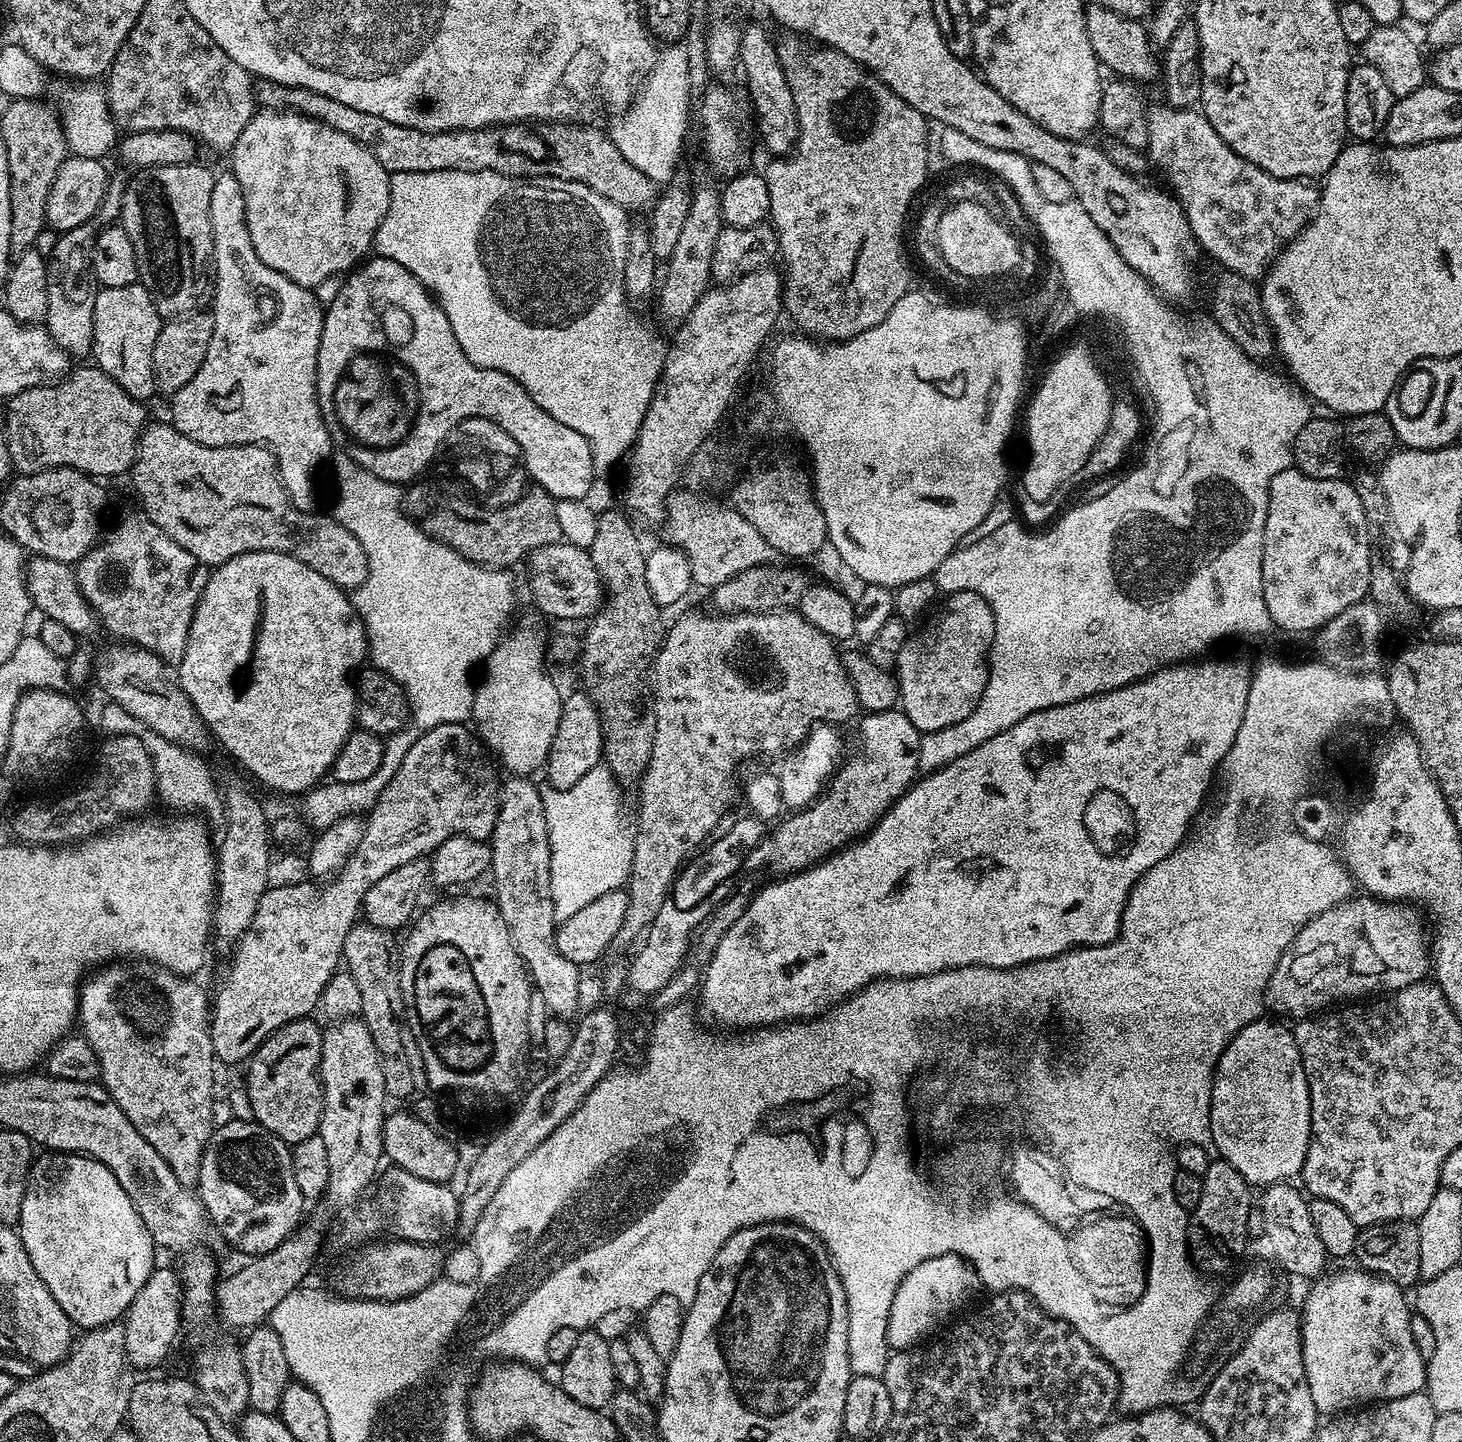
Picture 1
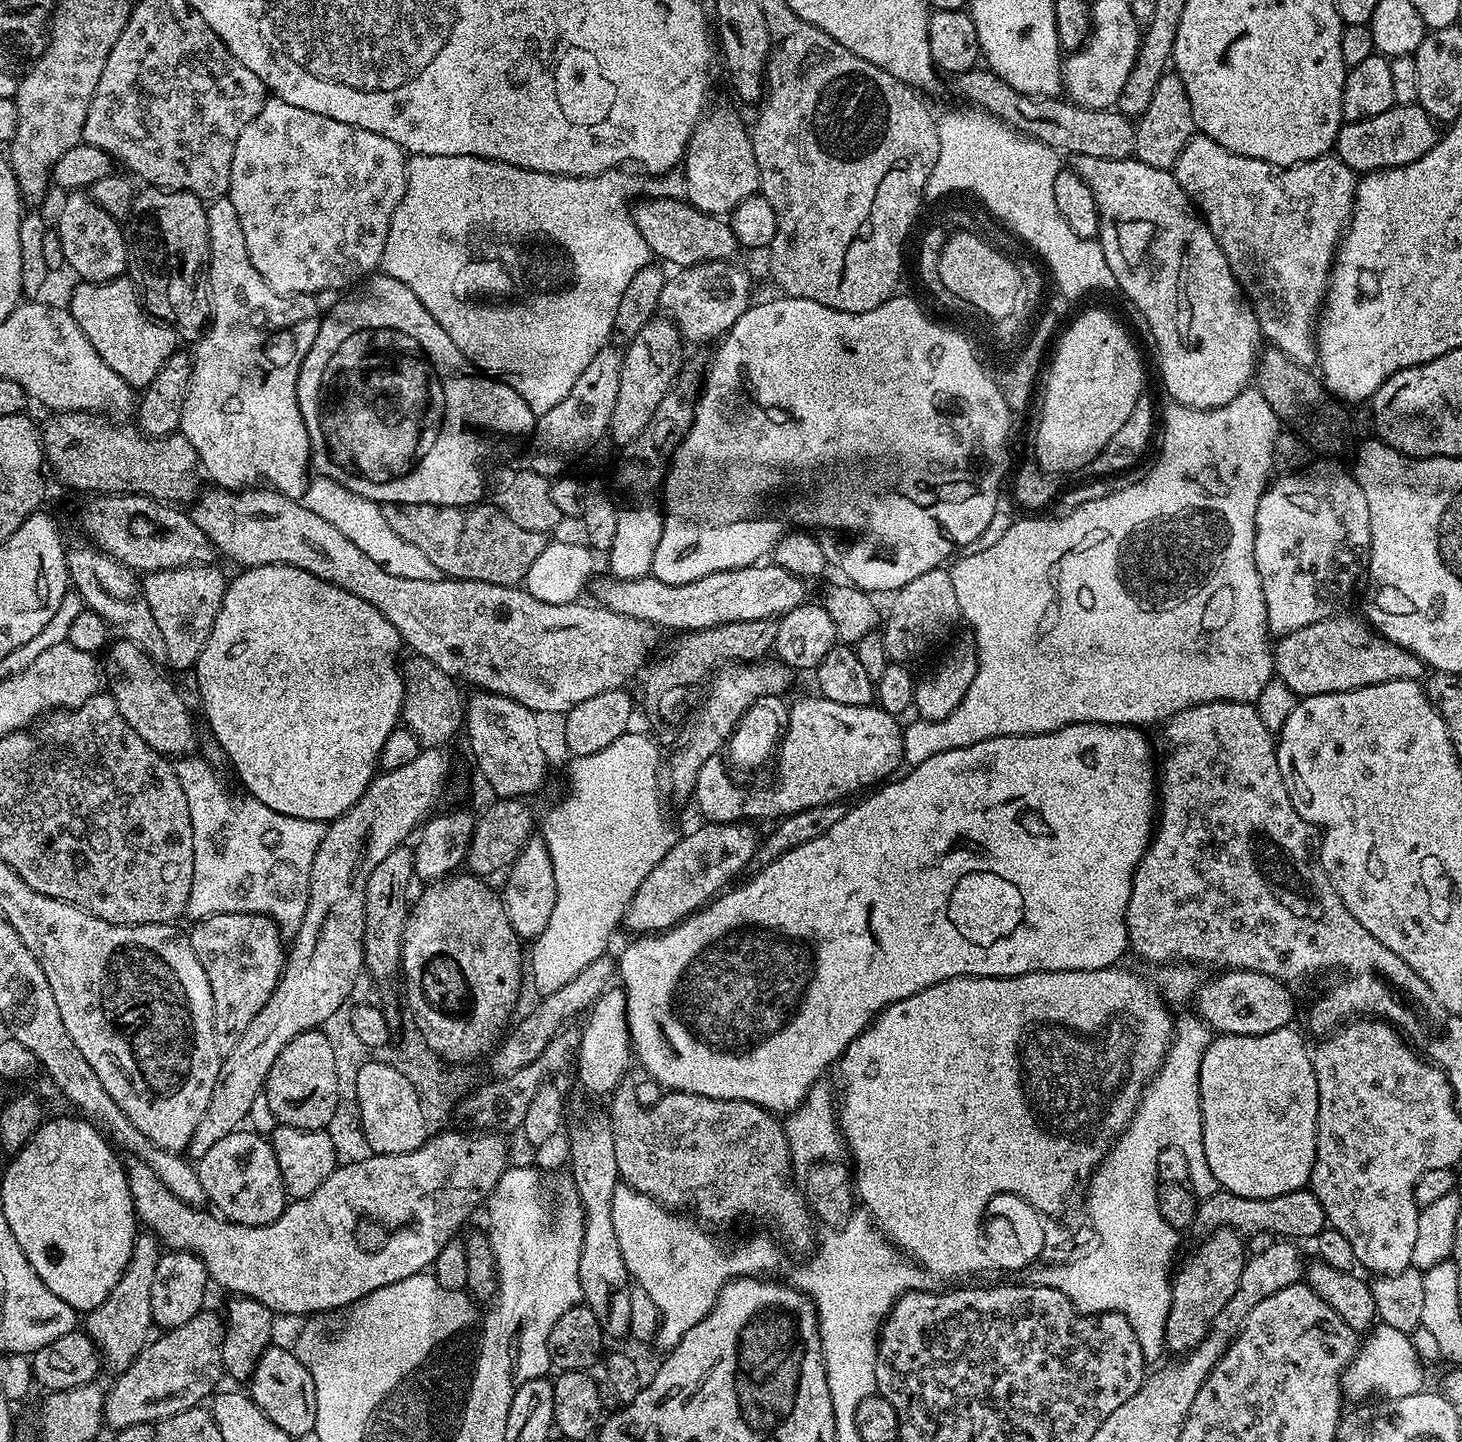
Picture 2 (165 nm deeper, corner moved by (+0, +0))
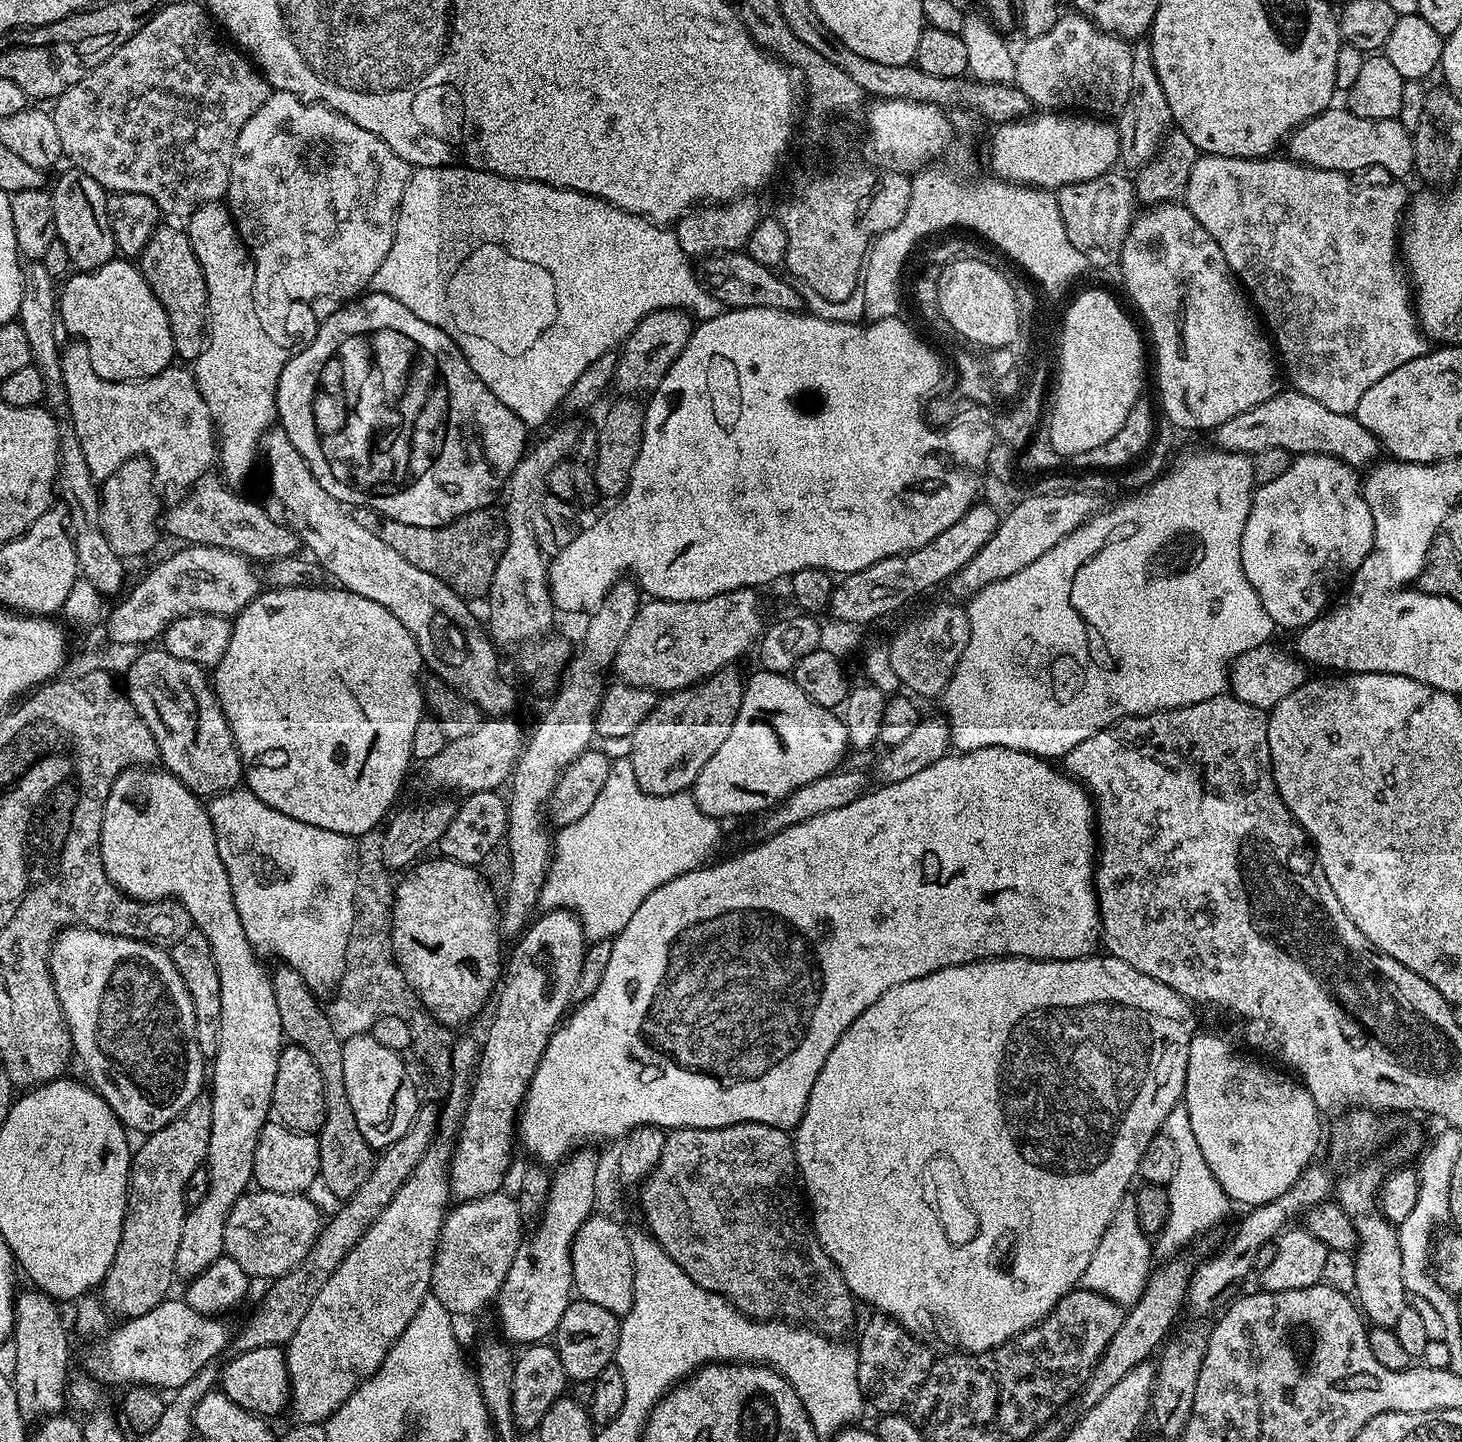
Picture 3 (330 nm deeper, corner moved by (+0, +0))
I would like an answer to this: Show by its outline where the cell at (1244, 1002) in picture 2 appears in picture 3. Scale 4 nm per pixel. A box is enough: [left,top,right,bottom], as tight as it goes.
[792,954,1197,1354]

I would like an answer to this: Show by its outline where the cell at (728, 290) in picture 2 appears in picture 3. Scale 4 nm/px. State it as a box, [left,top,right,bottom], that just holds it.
[612,308,694,397]

